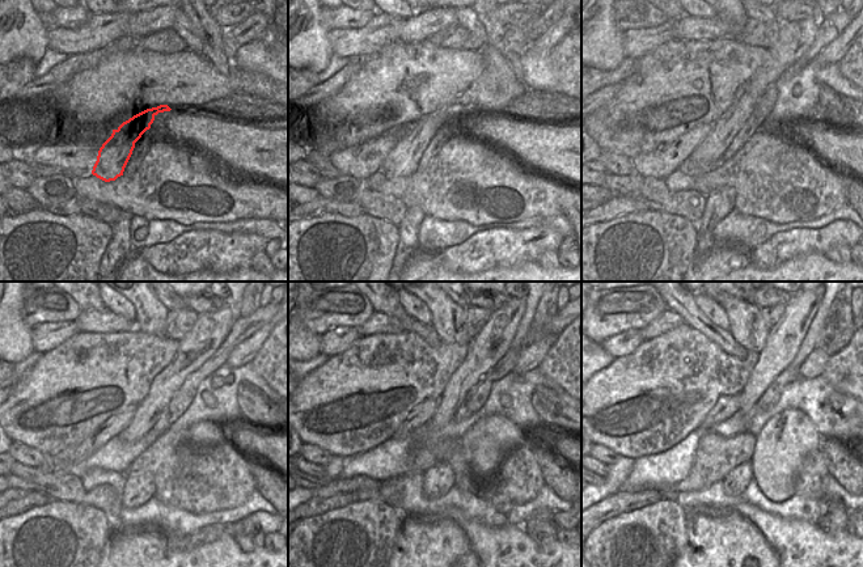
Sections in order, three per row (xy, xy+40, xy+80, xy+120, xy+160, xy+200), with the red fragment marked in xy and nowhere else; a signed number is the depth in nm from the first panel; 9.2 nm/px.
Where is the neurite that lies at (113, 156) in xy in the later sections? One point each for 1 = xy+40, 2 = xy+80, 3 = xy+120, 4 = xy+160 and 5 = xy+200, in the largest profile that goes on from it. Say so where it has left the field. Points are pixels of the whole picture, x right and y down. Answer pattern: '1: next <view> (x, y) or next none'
1: next xy+40 (402, 160)
2: next xy+80 (795, 37)
3: next xy+120 (208, 331)
4: next xy+160 (493, 342)
5: next xy+200 (785, 339)

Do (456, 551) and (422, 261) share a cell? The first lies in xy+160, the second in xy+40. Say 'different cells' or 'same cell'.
same cell

